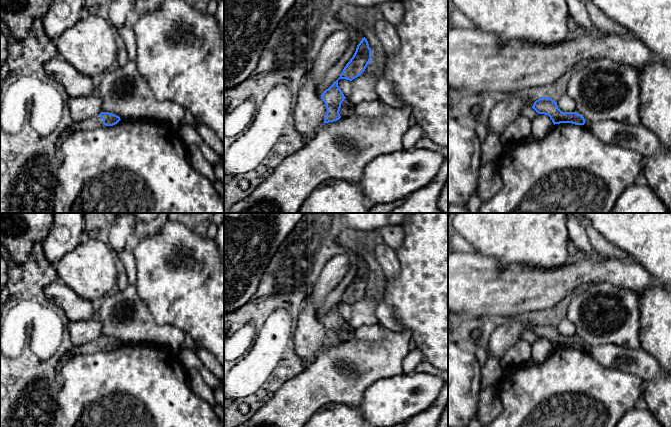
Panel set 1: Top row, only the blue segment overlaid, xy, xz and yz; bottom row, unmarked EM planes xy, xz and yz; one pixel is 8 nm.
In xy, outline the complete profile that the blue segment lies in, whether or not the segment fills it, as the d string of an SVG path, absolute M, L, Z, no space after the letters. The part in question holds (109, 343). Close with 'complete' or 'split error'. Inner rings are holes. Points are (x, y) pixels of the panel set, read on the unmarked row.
M101 336L98 340L75 347L69 351L68 354L91 354L99 352L102 349L113 350L120 345L120 341L109 336Z; split error

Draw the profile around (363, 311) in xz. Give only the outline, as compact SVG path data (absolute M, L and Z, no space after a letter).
M371 276L371 284L365 295L351 305L351 318L348 324L353 330L364 325L379 323L375 315L375 310L380 301L378 291L382 287L381 278Z

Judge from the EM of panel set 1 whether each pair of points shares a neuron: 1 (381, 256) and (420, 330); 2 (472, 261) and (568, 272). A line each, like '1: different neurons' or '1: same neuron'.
1: different neurons
2: same neuron

